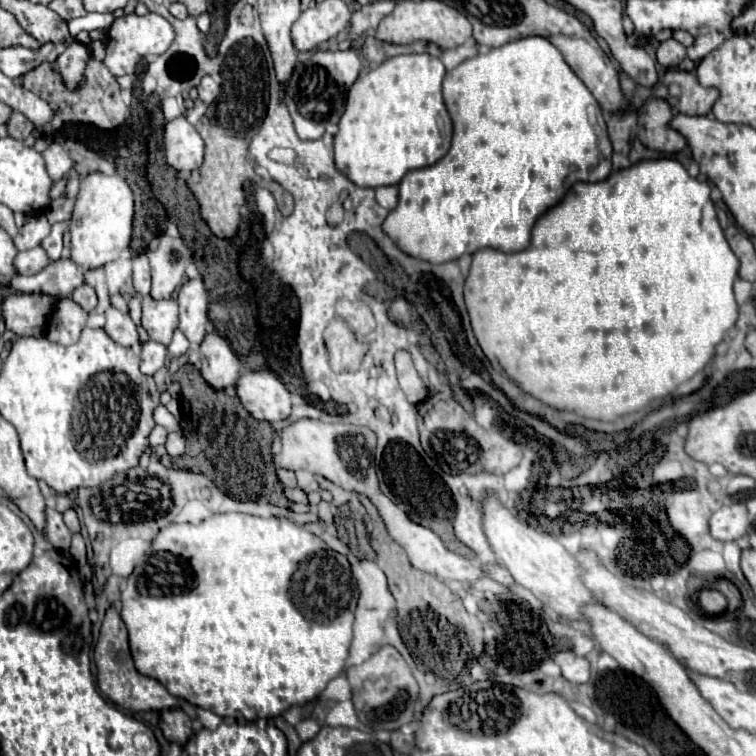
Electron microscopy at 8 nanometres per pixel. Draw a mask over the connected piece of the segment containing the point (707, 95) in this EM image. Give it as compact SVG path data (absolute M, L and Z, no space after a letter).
M667 70L663 76L663 84L669 88L667 102L673 110L689 116L709 114L713 102L719 98L717 88L705 88L697 82L695 72L683 70Z

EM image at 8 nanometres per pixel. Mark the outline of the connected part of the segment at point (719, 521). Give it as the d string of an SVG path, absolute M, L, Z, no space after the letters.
M739 502L723 506L709 520L711 536L715 540L723 540L723 542L743 538L749 528L751 528L751 522L747 518L747 508Z

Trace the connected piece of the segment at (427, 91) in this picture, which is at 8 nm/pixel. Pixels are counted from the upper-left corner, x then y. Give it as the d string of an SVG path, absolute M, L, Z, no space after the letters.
M403 54L361 74L351 86L339 132L333 138L335 166L355 186L379 188L399 184L415 168L435 164L451 142L449 113L443 102L445 66L437 56Z

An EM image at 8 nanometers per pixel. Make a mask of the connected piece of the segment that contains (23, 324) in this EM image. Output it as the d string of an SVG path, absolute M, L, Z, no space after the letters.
M9 294L1 302L5 324L17 336L43 336L43 326L57 298L47 294Z

